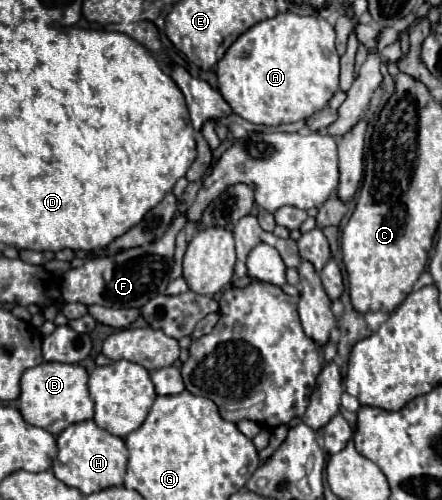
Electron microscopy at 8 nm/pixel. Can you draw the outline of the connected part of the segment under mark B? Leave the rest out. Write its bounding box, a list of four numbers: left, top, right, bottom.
[17,363,93,435]

